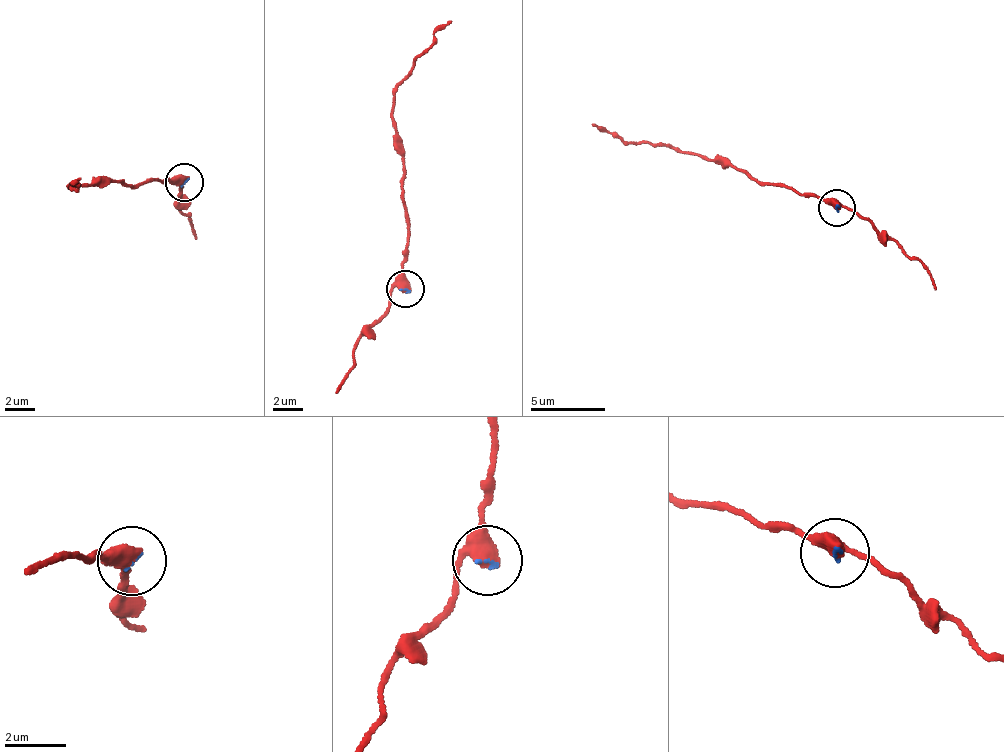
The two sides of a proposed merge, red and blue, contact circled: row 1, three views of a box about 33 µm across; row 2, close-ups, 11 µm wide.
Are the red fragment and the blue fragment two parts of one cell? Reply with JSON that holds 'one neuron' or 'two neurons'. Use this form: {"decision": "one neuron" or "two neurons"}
{"decision": "one neuron"}

